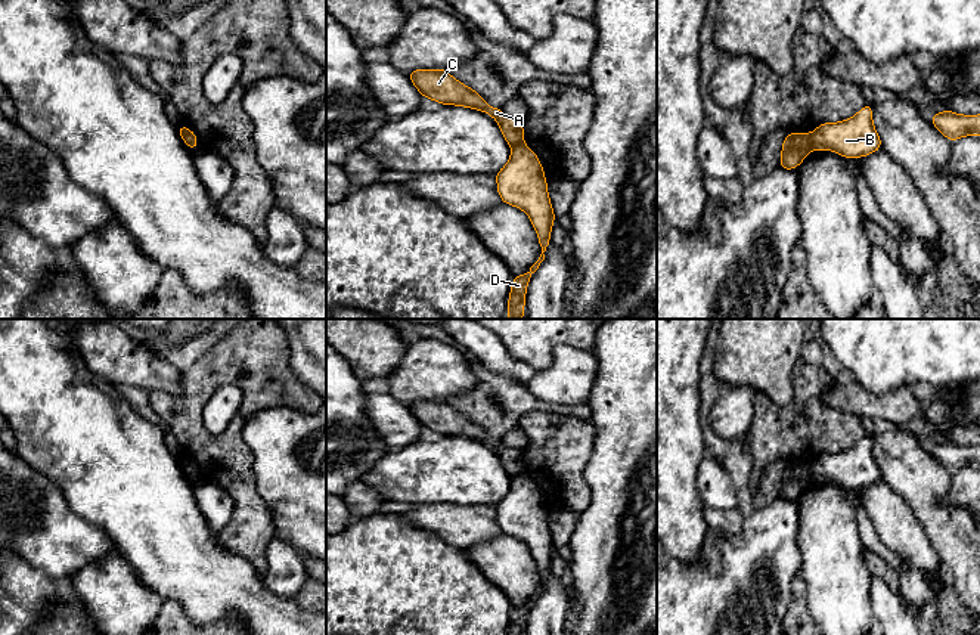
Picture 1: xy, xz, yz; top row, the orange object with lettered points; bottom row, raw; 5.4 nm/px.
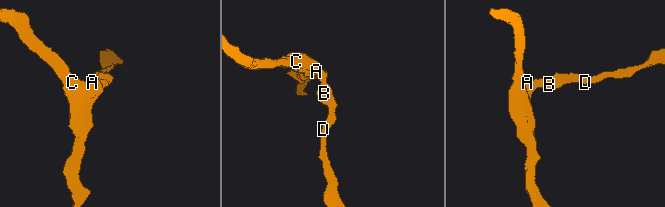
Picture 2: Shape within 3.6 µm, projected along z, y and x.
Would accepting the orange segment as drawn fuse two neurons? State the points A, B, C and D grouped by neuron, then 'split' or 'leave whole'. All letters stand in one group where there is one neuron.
groups A C / B D; split

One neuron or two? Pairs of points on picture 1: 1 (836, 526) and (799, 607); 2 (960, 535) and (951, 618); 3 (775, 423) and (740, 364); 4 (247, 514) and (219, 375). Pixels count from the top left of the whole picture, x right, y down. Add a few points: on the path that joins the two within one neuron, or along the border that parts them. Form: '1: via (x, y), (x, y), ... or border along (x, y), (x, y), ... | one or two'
1: border along (799, 573), (806, 591), (806, 604), (813, 619) | two
2: border along (951, 585), (964, 604) | two
3: border along (756, 393), (763, 393), (780, 405), (793, 393) | two
4: via (238, 480), (230, 468), (194, 431), (194, 409) | one

